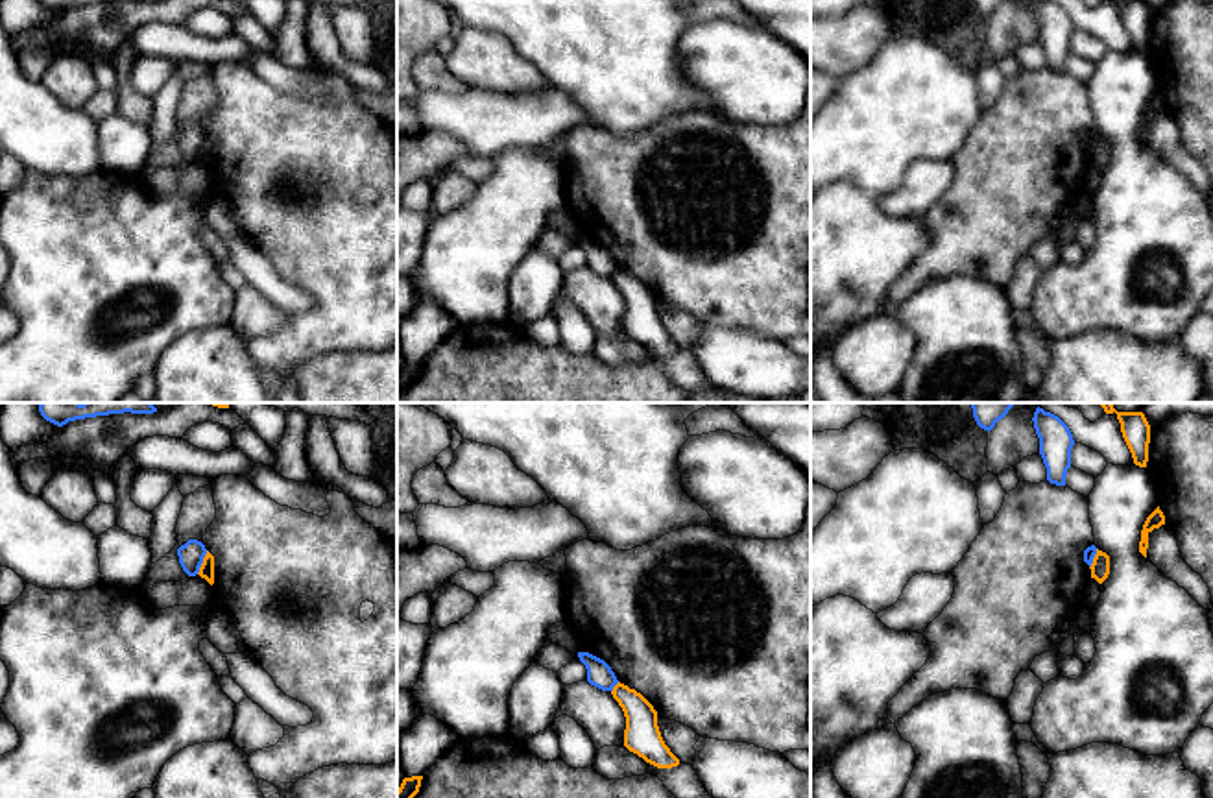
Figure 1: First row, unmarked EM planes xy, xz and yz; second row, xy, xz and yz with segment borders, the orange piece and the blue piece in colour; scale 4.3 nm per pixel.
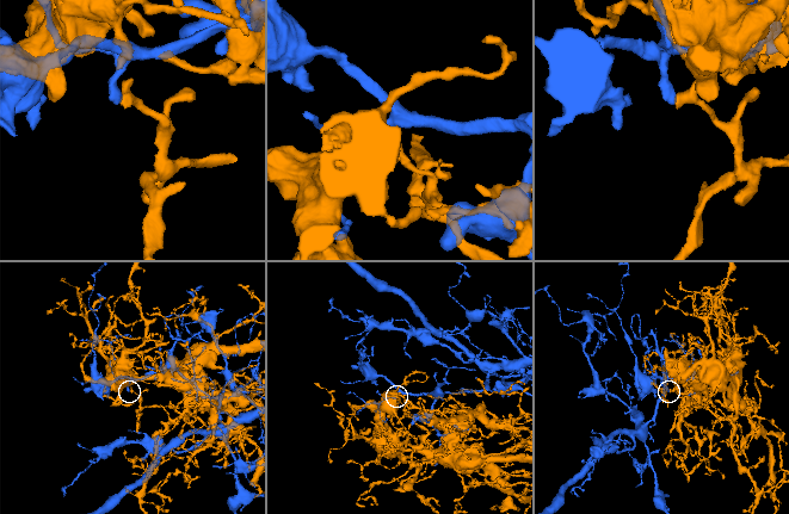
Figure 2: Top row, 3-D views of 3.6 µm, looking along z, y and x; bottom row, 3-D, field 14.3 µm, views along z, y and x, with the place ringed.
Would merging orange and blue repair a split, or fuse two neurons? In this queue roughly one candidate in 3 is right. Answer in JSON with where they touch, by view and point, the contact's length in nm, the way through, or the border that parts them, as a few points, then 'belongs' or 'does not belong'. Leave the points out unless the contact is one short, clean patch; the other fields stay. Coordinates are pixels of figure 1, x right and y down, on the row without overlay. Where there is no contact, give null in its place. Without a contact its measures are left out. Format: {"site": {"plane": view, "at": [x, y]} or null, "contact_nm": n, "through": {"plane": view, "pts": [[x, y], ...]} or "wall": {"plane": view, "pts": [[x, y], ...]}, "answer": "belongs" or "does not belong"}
{"site": {"plane": "xy", "at": [204, 148]}, "contact_nm": 120, "answer": "does not belong"}

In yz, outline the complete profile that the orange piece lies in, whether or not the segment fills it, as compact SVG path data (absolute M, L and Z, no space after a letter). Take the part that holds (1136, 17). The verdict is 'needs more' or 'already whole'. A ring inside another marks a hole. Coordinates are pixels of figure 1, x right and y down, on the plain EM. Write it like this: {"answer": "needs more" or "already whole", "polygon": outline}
{"answer": "already whole", "polygon": "M1117 0L1117 6L1121 9L1123 24L1132 39L1134 50L1147 54L1150 11L1145 0Z"}

